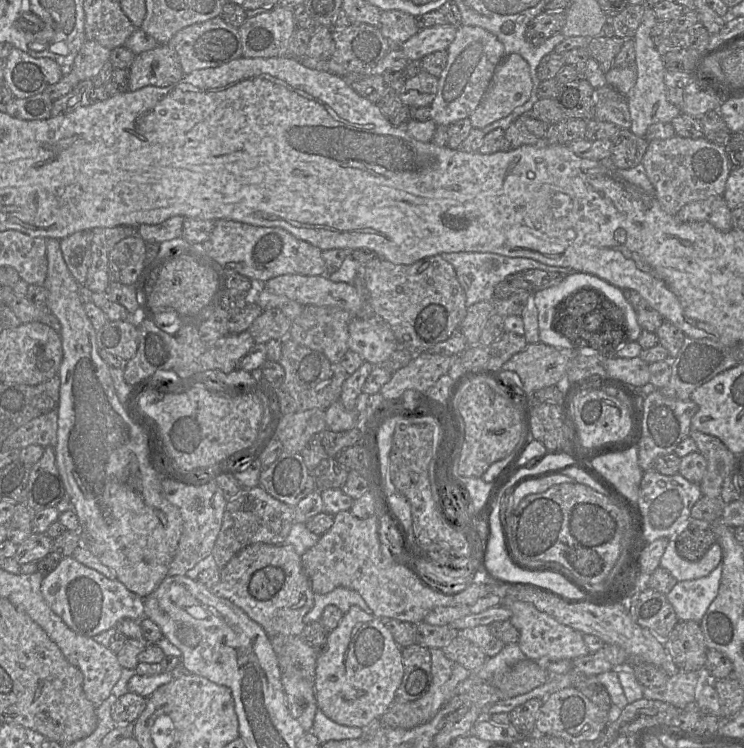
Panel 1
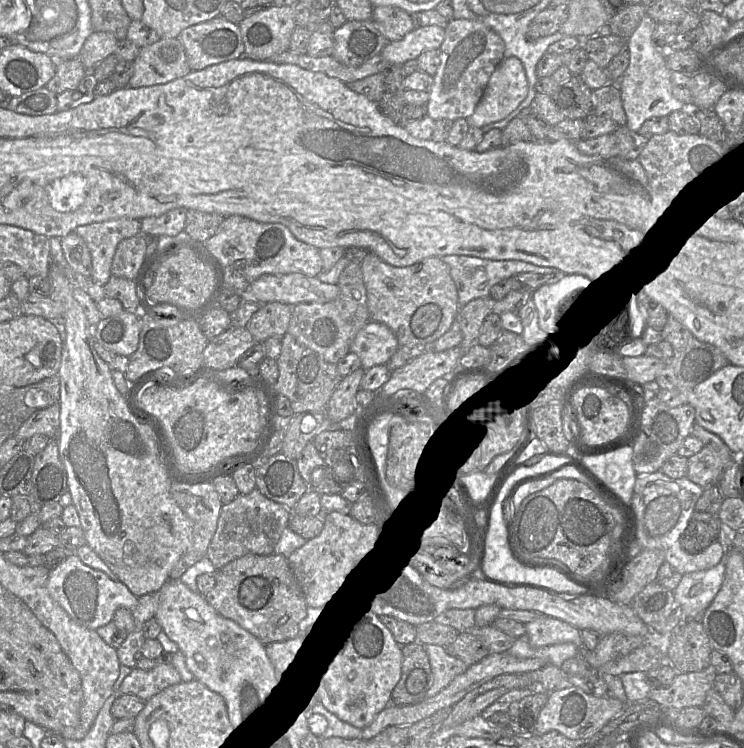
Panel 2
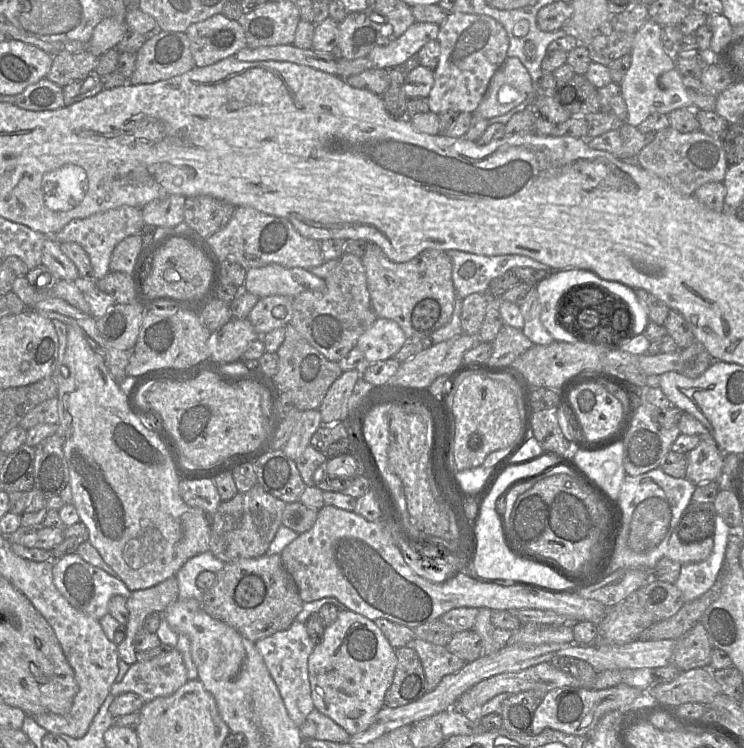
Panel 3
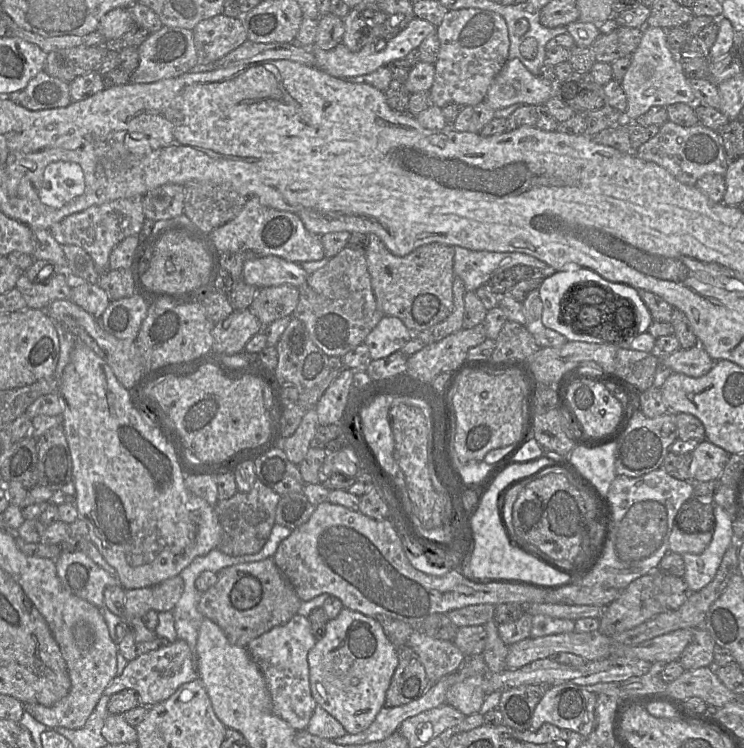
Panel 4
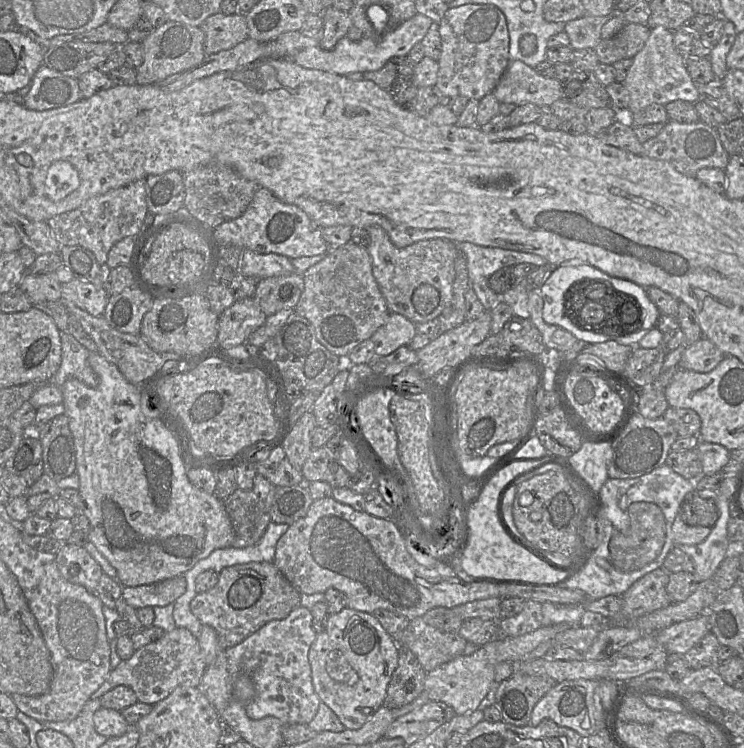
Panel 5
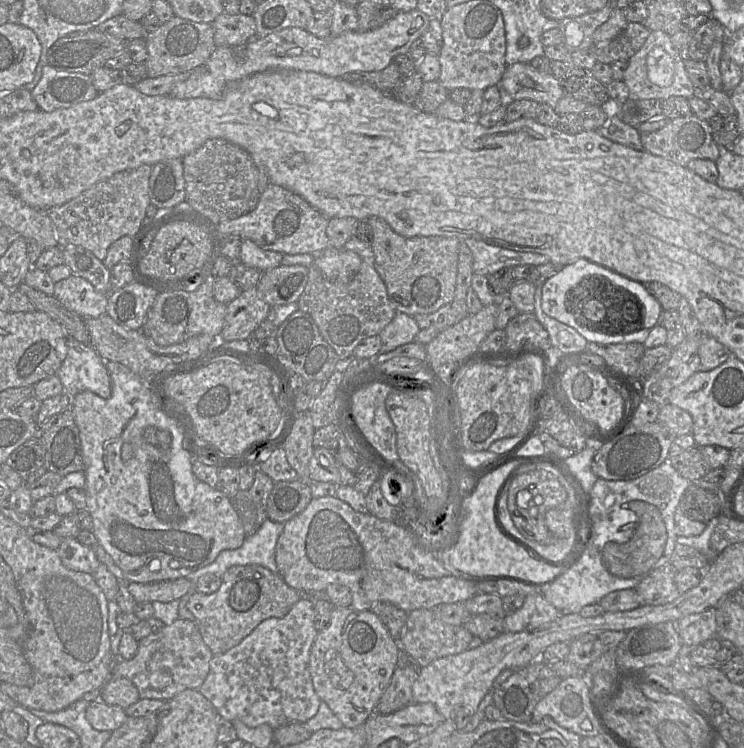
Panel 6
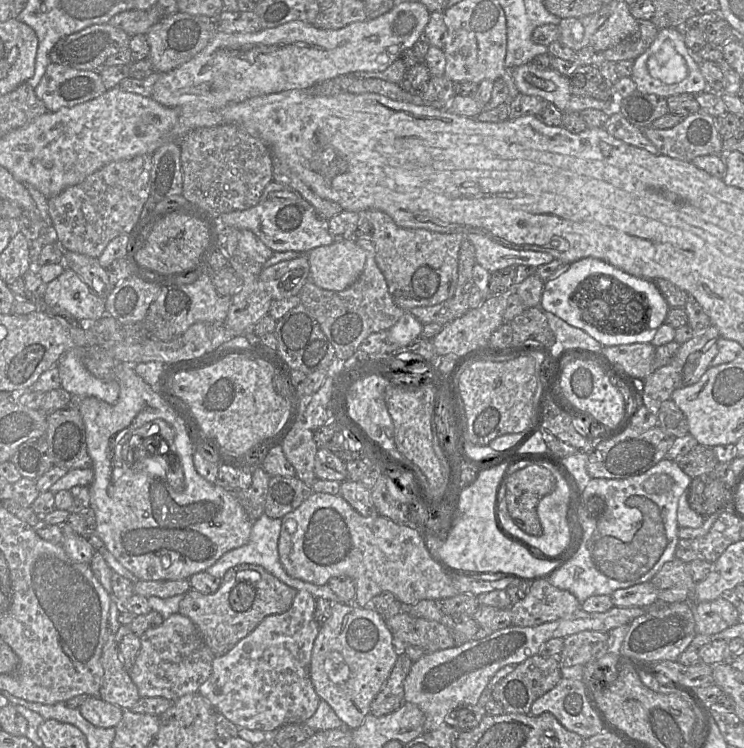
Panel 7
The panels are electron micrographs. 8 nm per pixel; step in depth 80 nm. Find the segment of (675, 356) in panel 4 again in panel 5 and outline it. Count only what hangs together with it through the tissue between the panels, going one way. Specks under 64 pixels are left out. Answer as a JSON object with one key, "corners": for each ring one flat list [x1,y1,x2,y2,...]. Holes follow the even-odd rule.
{"corners":[[702,336,691,345,686,345,678,366,680,369,700,373,712,371,725,357,725,354,709,339]]}

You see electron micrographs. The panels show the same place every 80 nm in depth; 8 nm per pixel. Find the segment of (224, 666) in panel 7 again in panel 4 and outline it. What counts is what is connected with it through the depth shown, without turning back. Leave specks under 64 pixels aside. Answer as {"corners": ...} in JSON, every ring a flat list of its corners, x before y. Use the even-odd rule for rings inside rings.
{"corners":[[297,613,286,624,273,627,246,646,264,676,272,699,272,712,296,731,306,730,318,705,311,694,308,664,308,653,316,640,308,618]]}

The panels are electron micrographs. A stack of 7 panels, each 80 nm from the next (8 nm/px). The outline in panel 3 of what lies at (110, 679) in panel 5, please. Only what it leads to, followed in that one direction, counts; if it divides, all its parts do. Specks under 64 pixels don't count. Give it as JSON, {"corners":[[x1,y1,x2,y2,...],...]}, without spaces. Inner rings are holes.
{"corners":[[170,648,151,660,130,665,123,679,112,684,110,694,134,692,144,702,149,702,157,697,170,696,188,680,181,653]]}

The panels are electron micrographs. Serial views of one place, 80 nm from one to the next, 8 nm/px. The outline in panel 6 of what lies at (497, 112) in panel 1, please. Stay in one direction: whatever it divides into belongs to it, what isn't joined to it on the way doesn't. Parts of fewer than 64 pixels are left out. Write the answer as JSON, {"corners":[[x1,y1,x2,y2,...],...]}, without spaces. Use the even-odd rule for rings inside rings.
{"corners":[[518,62,507,66,500,88,515,100,530,99,554,109,564,96,559,79,552,74,538,72,530,63]]}

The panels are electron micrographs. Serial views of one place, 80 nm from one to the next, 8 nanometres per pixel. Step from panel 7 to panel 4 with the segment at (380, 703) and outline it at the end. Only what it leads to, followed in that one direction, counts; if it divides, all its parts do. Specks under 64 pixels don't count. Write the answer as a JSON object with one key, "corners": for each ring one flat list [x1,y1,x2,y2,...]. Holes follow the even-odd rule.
{"corners":[[408,645,396,647,398,666,386,692,385,707,398,707,419,699,430,687,425,668]]}

